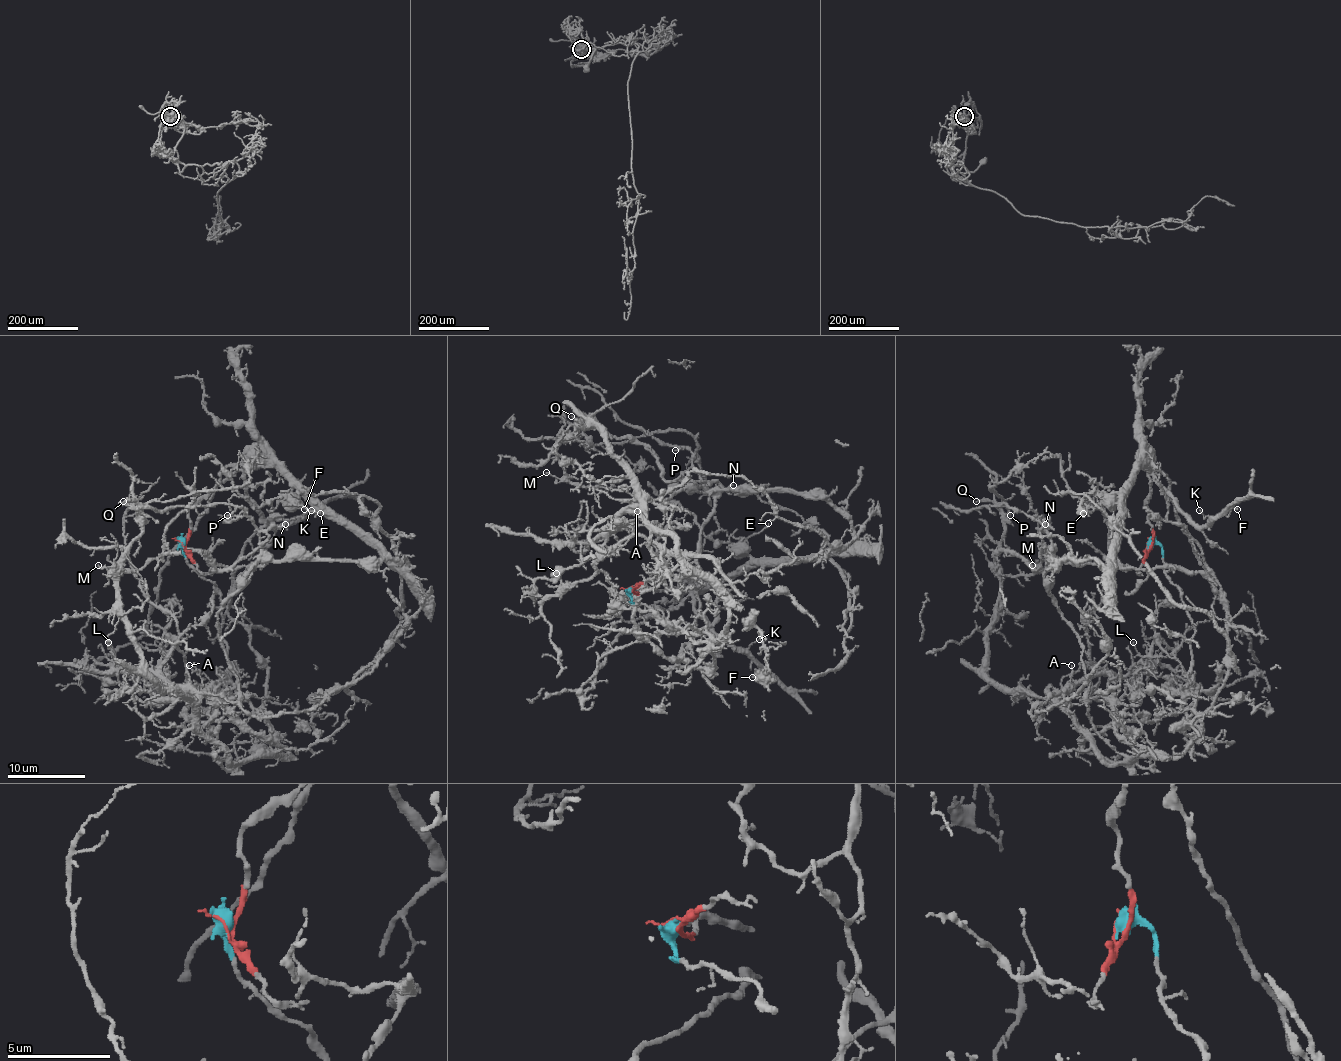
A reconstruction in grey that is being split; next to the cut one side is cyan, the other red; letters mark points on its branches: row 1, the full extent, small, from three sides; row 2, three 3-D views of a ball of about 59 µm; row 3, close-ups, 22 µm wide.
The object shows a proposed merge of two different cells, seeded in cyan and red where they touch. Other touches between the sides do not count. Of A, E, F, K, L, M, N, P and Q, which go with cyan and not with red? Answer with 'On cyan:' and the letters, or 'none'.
On cyan: A, L, M, Q

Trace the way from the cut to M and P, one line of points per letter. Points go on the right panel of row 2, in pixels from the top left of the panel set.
M: (1149, 543), (1194, 627), (1198, 695), (1151, 720), (1131, 707), (1089, 734), (987, 673), (999, 582), (1032, 564)
P: (1147, 543), (1149, 465), (1135, 474), (1104, 566), (1049, 560), (1046, 529), (1010, 508), (1010, 515)

